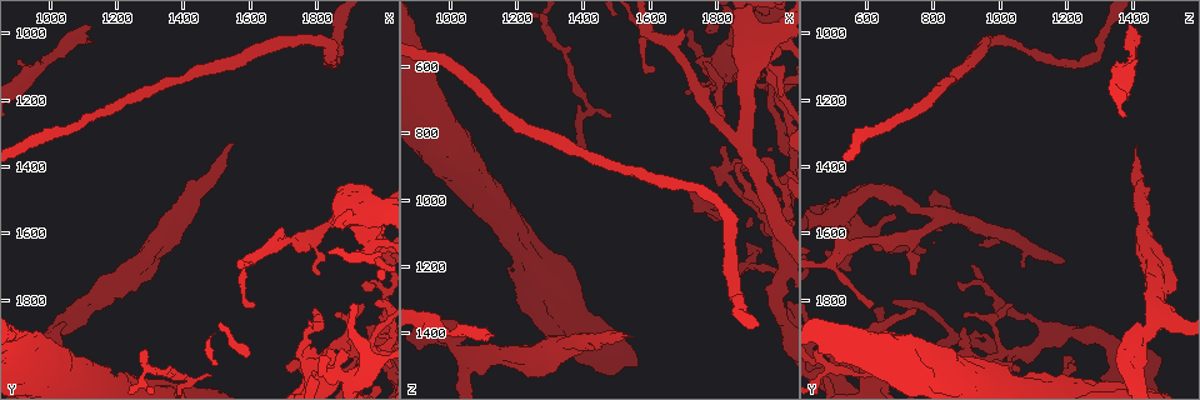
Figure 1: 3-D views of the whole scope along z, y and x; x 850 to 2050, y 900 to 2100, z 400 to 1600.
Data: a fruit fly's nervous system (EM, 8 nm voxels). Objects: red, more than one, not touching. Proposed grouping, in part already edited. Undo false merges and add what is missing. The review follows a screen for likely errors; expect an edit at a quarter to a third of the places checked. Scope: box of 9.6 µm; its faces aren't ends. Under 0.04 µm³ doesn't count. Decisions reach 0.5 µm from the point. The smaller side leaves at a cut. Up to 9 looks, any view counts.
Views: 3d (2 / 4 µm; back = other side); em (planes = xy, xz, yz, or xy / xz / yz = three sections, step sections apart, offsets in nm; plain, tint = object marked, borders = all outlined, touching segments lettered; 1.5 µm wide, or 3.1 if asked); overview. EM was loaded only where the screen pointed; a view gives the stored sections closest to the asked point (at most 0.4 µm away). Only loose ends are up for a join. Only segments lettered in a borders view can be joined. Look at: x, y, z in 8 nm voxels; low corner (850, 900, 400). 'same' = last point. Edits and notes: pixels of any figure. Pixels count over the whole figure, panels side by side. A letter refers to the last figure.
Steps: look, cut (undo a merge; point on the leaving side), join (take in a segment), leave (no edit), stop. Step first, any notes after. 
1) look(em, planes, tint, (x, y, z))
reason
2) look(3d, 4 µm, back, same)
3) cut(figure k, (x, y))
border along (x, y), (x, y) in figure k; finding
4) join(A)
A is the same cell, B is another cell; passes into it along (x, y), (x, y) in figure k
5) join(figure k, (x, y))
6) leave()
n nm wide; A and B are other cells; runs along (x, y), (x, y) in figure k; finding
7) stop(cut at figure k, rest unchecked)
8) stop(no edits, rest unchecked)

look(em, planes, borders, (1100, 970, 1380))
branch stops here

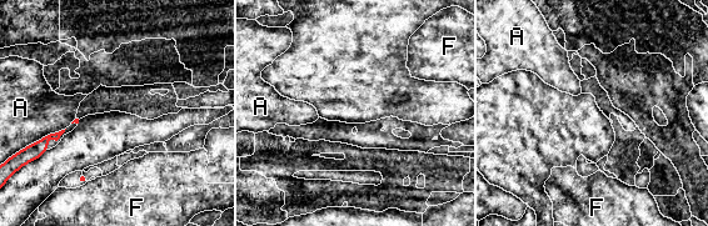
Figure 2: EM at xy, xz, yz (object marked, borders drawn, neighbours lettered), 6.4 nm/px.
leave()
A touches over 480 nm; A and F are other cells; no lettered segment goes on from it

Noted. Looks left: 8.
look(em, 3.1 µm, yz, step 8, tint, (1830, 2030, 610))
four arms meet

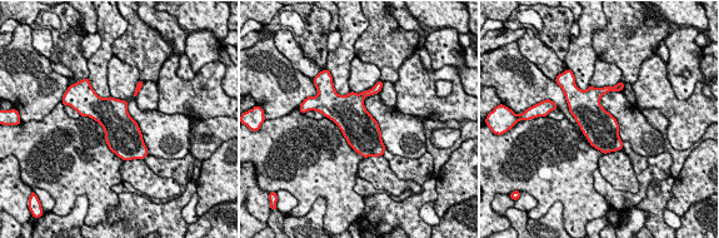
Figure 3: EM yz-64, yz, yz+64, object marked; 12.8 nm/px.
look(em, 3.1 µm, yz, step 8, borders, same)
what lies round it

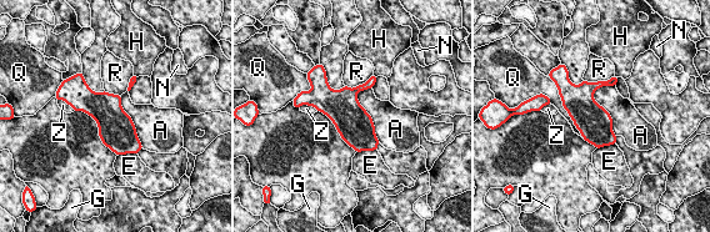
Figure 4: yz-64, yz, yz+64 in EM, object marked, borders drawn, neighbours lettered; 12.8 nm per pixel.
leave()
A, E, G, H, N, Q, R and Z are other cells; border along (603, 85), (594, 99), (616, 135) in figure 4; continuous, no second neuron

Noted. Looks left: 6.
look(em, xy, step 4, borders, (1790, 1840, 760))
branch stops here

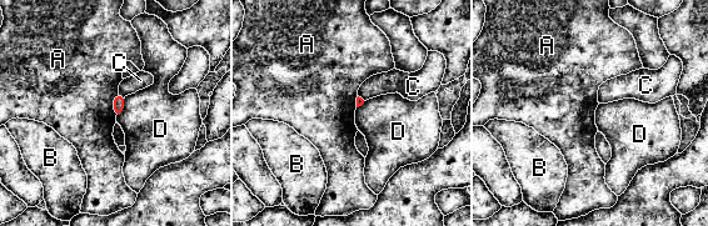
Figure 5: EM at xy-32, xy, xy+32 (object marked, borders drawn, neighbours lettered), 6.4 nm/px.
look(em, planes, borders, same)

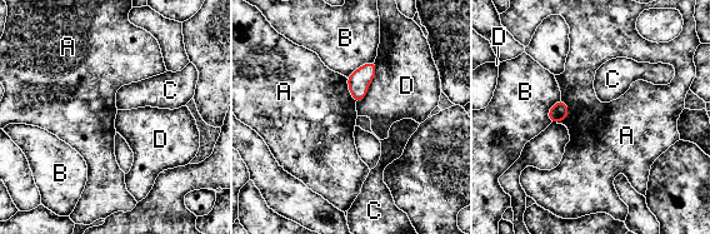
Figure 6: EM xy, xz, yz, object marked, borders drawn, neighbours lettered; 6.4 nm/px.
leave()
A, B, C and D are other cells; border along (560, 99), (568, 116), (558, 123) in figure 6; no lettered segment goes on from it

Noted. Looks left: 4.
look(em, planes, plain, (1240, 1720, 1460))
a fork

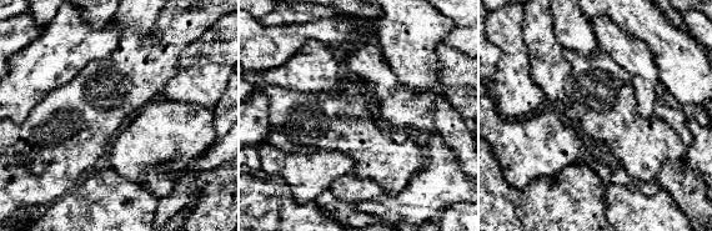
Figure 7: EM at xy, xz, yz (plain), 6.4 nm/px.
look(em, planes, tint, same)
where the object lies

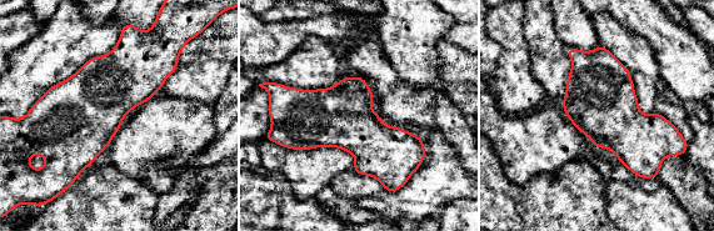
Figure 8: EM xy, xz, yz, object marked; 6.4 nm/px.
look(em, planes, borders, same)
what lies round it

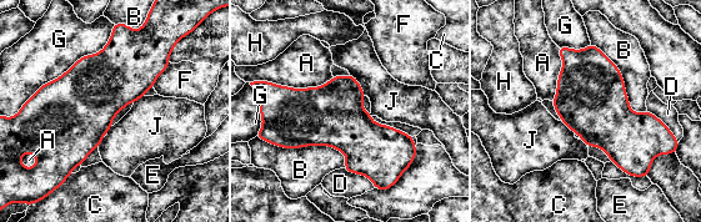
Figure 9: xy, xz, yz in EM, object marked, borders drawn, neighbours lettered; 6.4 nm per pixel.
leave()
400 nm wide; A, B, C, D, E, F, G, H and J are other cells; border along (333, 76), (306, 87), (250, 82) in figure 9; one neuron here

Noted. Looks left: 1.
stop(no edits, rest unchecked)

